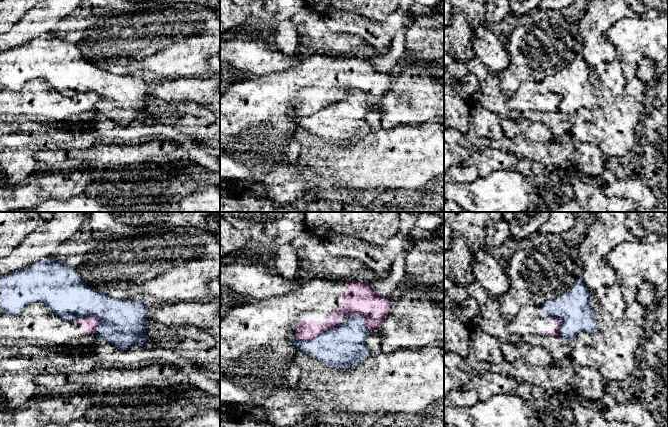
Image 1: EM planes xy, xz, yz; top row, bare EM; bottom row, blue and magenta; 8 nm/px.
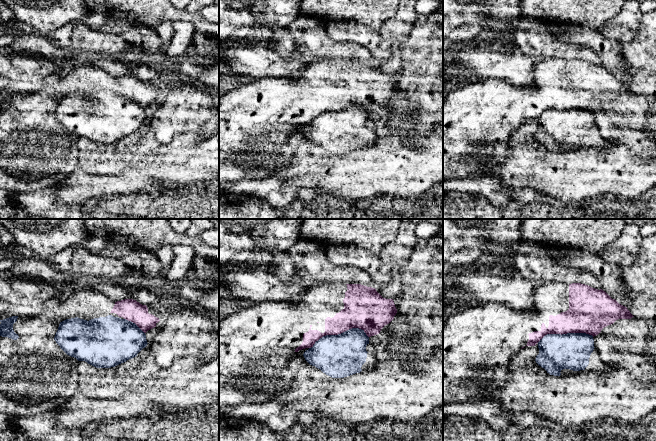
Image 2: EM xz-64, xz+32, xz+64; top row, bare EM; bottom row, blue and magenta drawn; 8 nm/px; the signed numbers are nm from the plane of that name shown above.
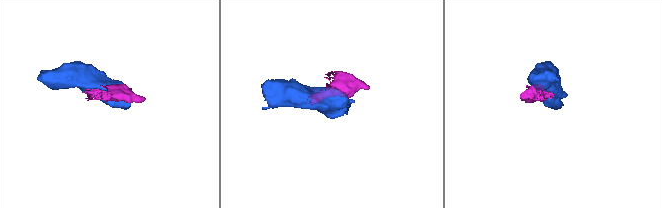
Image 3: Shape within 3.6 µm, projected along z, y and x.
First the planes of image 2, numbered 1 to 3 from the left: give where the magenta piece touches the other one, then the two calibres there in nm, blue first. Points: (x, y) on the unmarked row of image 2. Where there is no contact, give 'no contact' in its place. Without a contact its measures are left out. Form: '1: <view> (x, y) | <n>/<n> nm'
1: xz-64 (134, 99) | 400/170 nm
2: xz+32 (338, 110) | 340/260 nm
3: xz+64 (565, 110) | 300/320 nm

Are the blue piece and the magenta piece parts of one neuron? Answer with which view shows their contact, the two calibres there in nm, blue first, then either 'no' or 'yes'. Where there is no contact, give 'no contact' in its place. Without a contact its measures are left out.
contact in xz; calibres 340 and 140 nm; no

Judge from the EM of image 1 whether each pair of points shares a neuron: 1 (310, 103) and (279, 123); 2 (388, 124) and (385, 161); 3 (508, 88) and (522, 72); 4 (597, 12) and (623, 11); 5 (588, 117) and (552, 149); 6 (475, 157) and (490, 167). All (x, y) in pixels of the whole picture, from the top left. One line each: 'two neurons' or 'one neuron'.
1: one neuron
2: two neurons
3: one neuron
4: one neuron
5: two neurons
6: one neuron

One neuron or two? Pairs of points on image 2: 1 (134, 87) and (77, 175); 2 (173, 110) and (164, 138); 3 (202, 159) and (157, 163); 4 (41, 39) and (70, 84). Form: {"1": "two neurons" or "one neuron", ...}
{"1": "two neurons", "2": "one neuron", "3": "one neuron", "4": "two neurons"}

